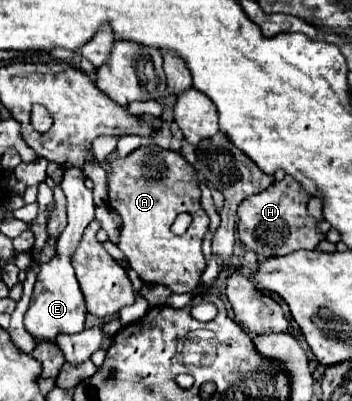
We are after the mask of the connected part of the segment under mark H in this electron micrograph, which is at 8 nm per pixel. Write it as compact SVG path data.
M285 176L281 182L273 182L269 188L245 198L237 208L237 232L239 240L261 258L267 256L285 256L295 250L313 250L317 248L323 234L315 230L317 220L307 214L309 194L295 182L291 176Z

